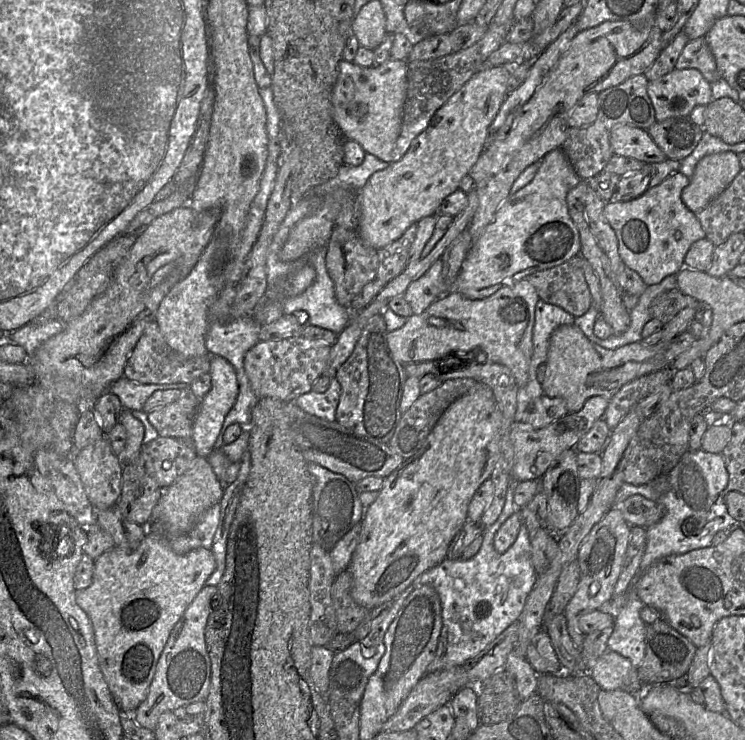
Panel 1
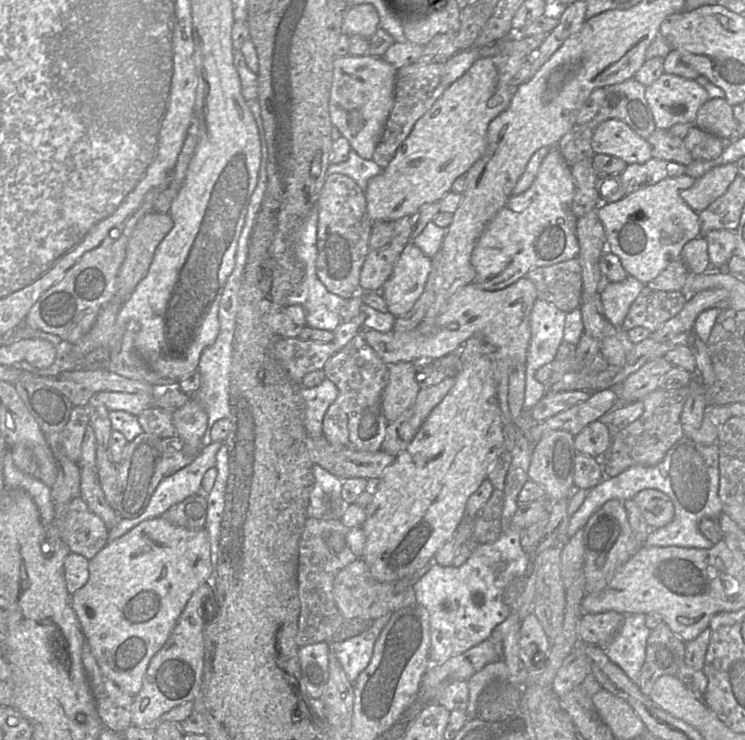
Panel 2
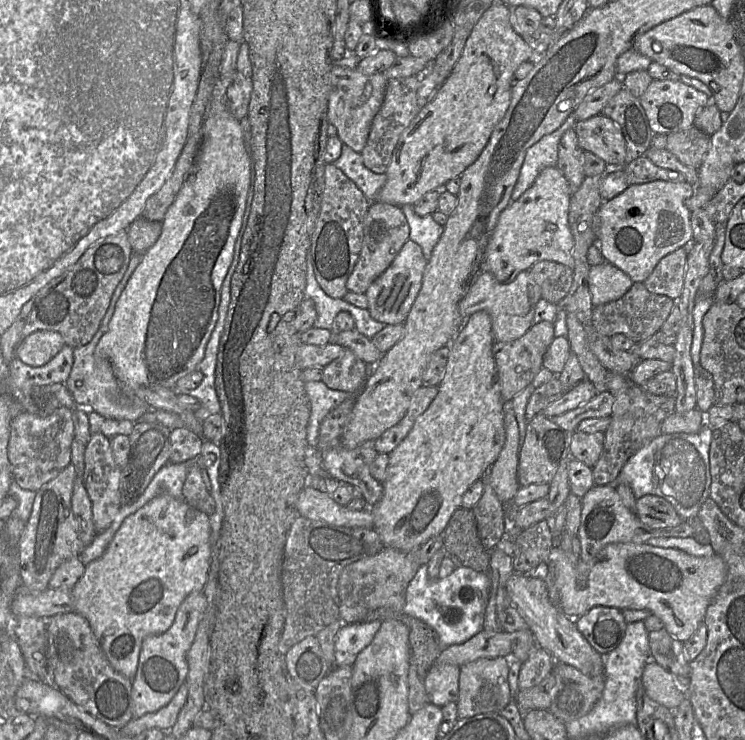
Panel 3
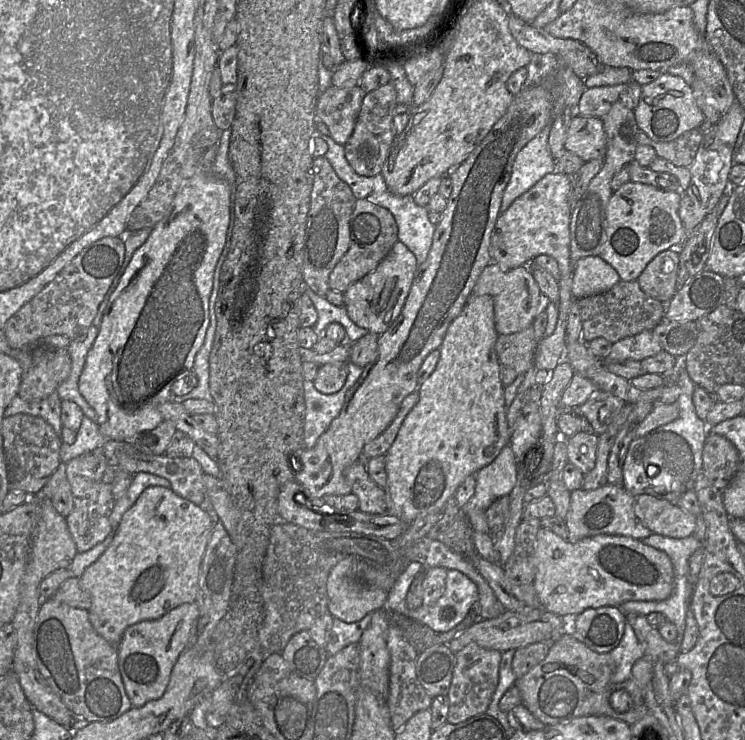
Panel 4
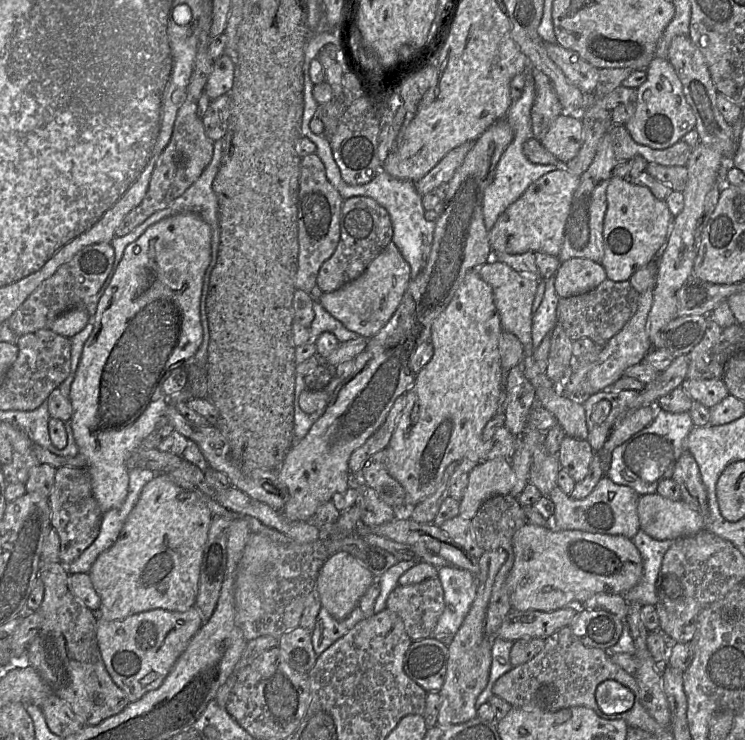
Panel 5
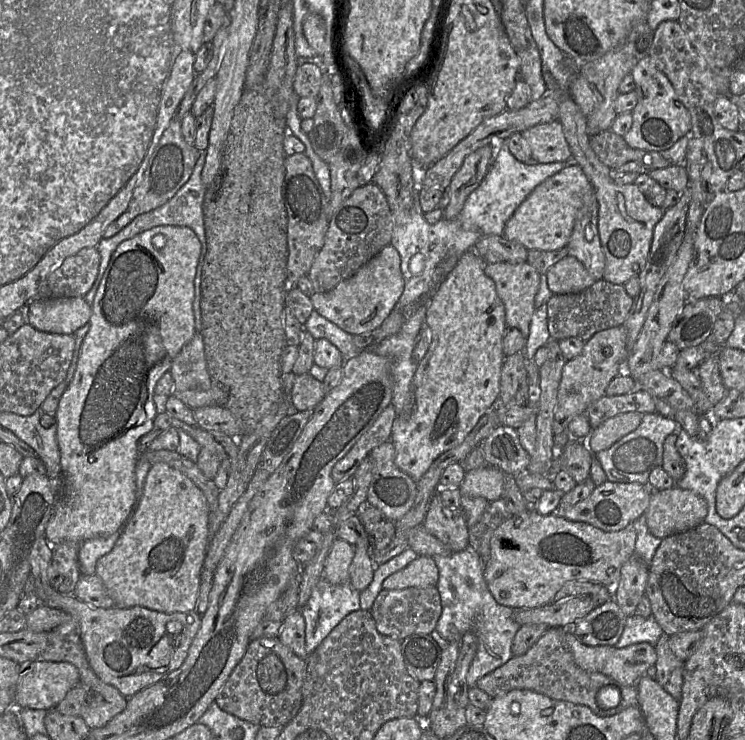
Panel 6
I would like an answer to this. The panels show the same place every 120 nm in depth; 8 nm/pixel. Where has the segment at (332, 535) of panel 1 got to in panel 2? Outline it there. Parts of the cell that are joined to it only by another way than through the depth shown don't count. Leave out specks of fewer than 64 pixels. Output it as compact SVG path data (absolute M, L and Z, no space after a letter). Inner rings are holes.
M313 465L314 486L310 494L307 516L318 519L341 519L346 503L341 496L343 480L321 466Z

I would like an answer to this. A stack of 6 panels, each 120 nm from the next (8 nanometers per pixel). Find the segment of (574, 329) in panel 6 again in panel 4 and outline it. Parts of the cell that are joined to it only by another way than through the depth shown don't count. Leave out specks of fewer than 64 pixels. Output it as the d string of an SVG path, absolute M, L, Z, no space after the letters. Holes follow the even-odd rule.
M621 280L603 293L578 299L577 305L582 321L582 340L587 343L597 338L615 343L646 330L652 331L663 321L667 309L667 303L646 294L637 280Z

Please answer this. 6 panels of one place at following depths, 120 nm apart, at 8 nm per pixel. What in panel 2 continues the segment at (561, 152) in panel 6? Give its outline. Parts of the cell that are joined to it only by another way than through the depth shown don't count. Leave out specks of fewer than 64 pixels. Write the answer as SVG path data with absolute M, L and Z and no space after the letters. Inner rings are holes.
M609 119L594 132L592 148L596 154L618 157L630 164L643 164L652 158L652 147L625 122Z

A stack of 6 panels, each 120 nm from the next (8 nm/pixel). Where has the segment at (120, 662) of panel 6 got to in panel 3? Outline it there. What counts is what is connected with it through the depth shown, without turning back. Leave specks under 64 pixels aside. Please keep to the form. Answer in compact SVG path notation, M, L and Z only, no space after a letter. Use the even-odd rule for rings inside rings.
M203 591L191 593L180 604L173 624L167 631L149 635L143 640L137 671L131 680L134 718L156 712L167 705L186 681L188 675L186 654L194 641L199 620L206 607L207 600Z

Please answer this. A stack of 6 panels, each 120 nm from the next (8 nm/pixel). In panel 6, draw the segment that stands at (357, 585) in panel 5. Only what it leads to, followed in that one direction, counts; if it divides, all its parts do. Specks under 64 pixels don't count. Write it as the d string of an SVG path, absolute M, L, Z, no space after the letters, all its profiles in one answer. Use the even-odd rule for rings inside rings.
M337 538L329 551L323 569L323 578L331 584L349 582L349 567L354 557L354 546Z

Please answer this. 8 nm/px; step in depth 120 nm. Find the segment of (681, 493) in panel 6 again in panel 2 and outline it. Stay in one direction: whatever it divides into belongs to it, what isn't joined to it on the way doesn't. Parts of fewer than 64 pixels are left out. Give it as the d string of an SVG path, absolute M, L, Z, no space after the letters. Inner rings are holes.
M645 489L635 495L633 500L650 529L661 528L674 517L671 499L659 490Z

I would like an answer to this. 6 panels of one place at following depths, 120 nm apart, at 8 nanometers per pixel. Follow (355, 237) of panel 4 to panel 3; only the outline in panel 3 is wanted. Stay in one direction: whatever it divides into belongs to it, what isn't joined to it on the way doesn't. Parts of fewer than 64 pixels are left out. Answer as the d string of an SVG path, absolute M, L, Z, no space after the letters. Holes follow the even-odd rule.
M370 201L364 223L362 247L355 267L347 279L348 291L365 293L369 286L392 263L404 243L409 239L409 225L401 208L396 205Z

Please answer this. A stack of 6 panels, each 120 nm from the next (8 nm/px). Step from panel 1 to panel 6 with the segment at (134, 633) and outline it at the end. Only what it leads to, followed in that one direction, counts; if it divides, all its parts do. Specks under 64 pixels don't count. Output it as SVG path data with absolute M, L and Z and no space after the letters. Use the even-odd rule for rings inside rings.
M166 463L151 465L137 507L122 527L112 550L96 563L96 574L114 601L114 607L142 606L165 613L194 611L199 595L200 575L211 537L209 518L210 510L203 492L188 477Z

